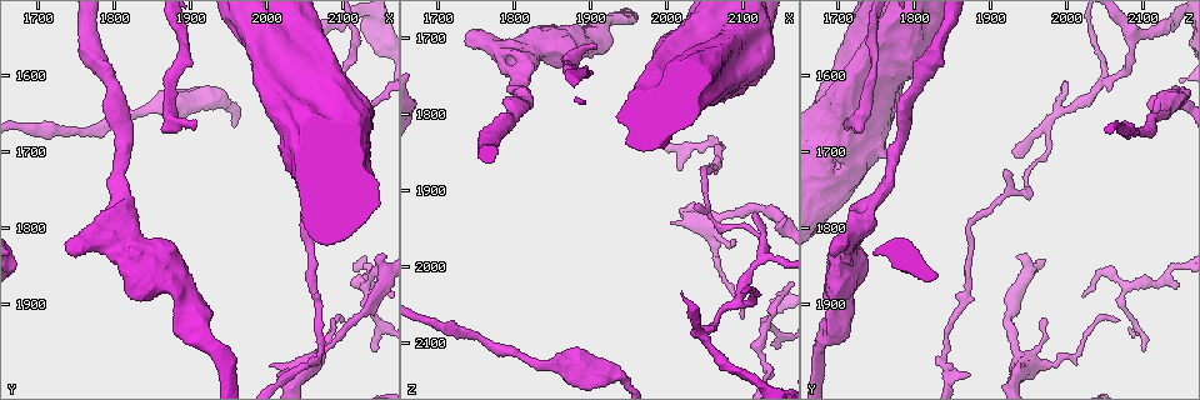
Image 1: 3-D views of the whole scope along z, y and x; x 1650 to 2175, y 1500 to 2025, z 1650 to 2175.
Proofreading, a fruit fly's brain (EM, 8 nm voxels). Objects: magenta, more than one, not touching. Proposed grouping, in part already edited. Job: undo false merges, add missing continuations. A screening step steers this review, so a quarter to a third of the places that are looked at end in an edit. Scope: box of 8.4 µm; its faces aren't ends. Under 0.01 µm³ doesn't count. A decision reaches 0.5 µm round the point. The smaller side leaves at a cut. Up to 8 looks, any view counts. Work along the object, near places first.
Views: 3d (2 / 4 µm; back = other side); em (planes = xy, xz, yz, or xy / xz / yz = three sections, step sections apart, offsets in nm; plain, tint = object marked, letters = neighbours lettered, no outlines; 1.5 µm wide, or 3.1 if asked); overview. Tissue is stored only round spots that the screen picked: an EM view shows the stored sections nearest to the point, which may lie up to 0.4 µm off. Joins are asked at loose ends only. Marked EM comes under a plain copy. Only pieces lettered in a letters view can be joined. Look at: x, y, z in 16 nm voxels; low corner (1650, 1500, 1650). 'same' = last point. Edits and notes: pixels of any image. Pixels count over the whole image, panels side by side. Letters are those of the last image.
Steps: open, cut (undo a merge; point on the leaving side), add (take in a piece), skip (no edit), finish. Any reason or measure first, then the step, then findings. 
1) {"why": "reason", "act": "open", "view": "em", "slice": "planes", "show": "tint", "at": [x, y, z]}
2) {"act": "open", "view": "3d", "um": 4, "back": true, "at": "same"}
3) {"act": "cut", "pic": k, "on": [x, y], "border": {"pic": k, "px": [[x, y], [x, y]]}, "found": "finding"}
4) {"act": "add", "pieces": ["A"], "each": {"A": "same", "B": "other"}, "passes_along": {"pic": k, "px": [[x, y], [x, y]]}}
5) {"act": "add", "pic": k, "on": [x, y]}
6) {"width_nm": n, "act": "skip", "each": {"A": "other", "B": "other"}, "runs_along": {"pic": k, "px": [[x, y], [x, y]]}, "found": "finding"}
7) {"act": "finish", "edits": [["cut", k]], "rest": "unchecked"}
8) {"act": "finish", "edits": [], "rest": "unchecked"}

{"why": "arms run side by side", "act": "open", "view": "3d", "um": 2, "at": [2130, 1665, 1975]}

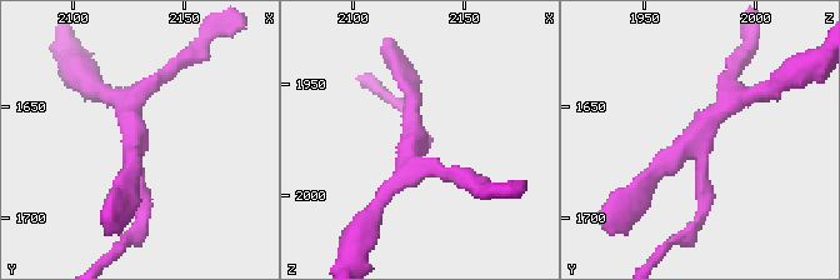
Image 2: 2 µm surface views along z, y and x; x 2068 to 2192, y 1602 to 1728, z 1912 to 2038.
{"arms": 4, "act": "open", "view": "em", "slice": "planes", "show": "letters", "at": [2129, 1668, 1975]}

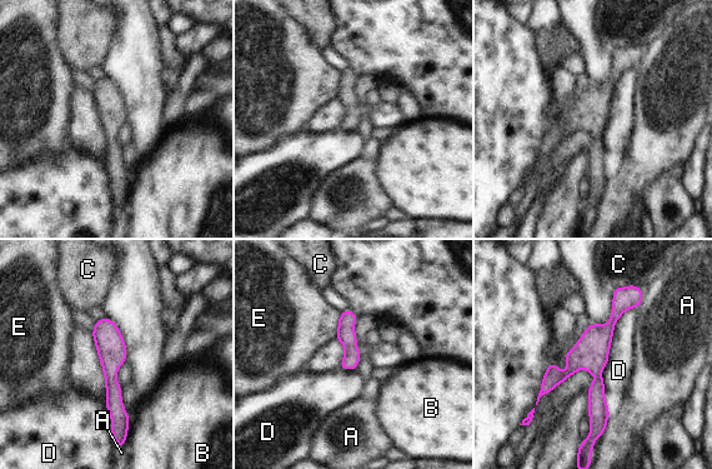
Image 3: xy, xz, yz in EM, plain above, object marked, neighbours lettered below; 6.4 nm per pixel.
{"act": "skip", "each": {"A": "other", "B": "other", "C": "other", "D": "other", "E": "other"}, "runs_along": {"pic": 3, "px": [[622, 290], [597, 339], [598, 434]]}, "found": "all the same neuron"}

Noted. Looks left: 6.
{"why": "abrupt turn", "act": "open", "view": "3d", "um": 4, "back": true, "at": [2135, 1845, 2140]}

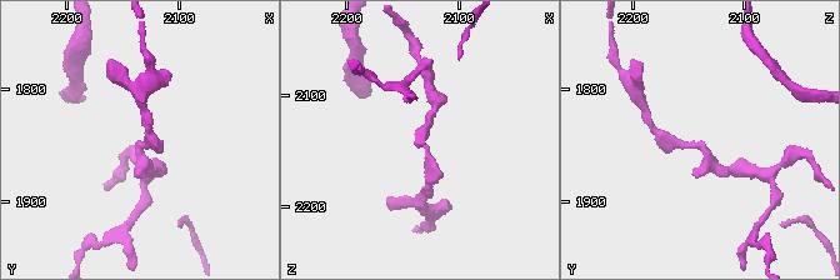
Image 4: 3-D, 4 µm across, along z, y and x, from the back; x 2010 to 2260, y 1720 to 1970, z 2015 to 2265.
{"act": "open", "view": "em", "slice": "planes", "show": "tint", "at": [2136, 1848, 2142]}

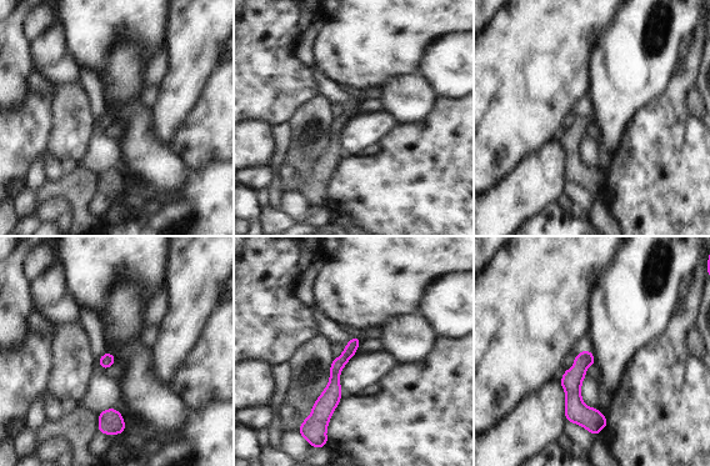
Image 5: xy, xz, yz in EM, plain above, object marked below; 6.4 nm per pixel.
{"act": "open", "view": "em", "slice": "planes", "show": "letters", "at": "same"}

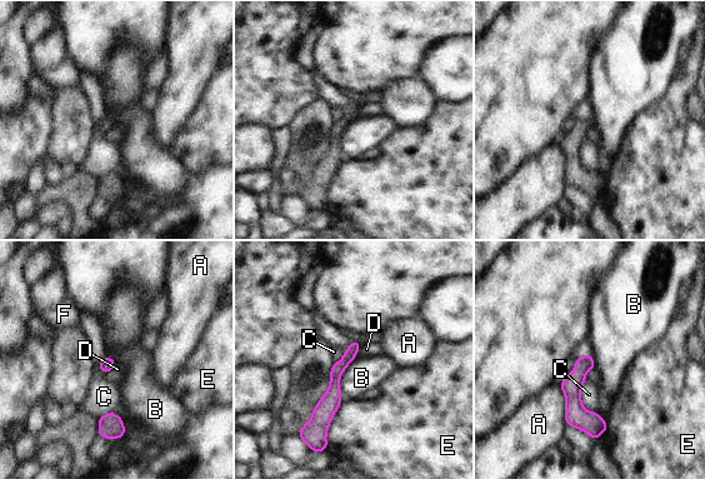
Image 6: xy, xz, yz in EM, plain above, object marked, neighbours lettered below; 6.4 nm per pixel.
{"longest_contact_nm": ["B", 300], "act": "skip", "each": {"A": "other", "B": "other", "C": "other", "D": "other", "E": "other", "F": "other"}, "runs_along": {"pic": 6, "px": [[356, 344], [315, 424]]}, "found": "all the same neuron"}

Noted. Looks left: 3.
{"act": "open", "view": "3d", "um": 4, "at": [1910, 1660, 1705]}

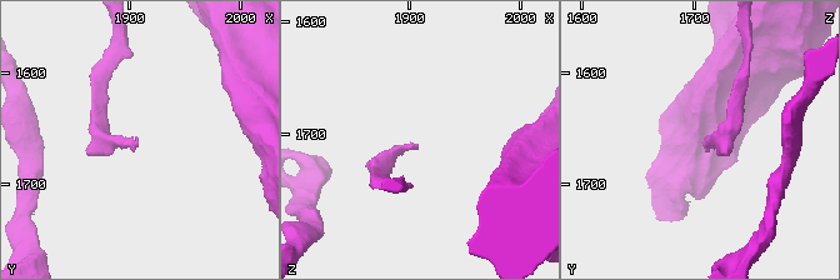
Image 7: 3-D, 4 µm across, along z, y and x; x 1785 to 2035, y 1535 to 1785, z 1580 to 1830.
{"act": "open", "view": "em", "slice": "planes", "show": "letters", "at": [1908, 1658, 1710]}

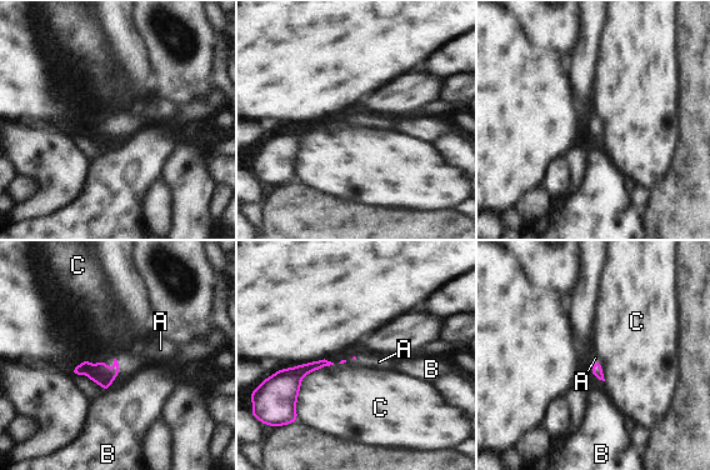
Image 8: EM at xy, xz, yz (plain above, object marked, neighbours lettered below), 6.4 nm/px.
{"act": "add", "pieces": ["A"], "each": {"A": "same", "B": "other", "C": "other"}, "passes_along": {"pic": 8, "px": [[98, 373], [114, 363], [128, 363]]}, "found": "the neuron continues"}

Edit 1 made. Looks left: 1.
{"act": "finish", "edits": [["add", 8]], "rest": "unchecked"}

